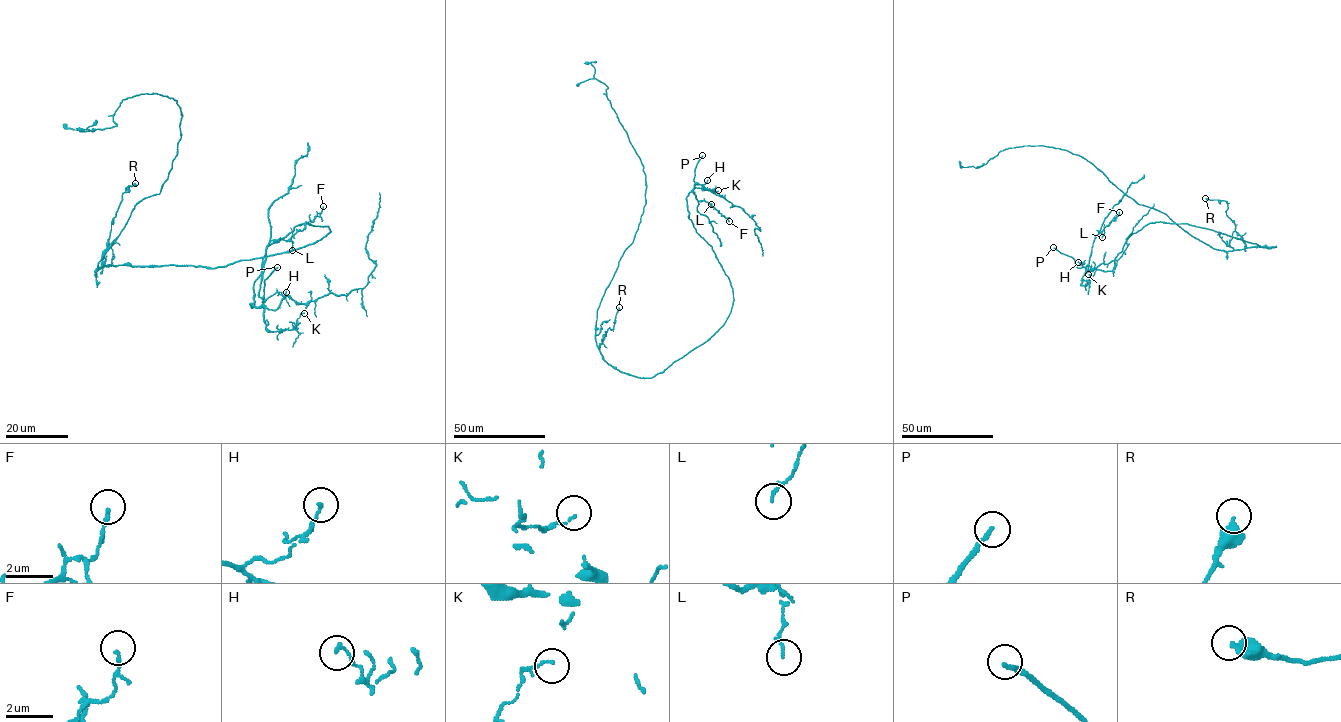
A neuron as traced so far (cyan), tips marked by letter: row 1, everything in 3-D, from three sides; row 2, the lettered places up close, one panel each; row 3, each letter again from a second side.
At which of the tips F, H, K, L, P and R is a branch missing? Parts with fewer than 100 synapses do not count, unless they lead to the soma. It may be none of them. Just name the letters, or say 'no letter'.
P

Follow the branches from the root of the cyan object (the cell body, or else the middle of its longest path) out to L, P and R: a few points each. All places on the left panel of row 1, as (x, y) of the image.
L: (186, 265), (289, 252), (327, 226), (267, 247), (260, 307), (266, 245), (291, 236), (292, 250)
P: (186, 265), (289, 252), (329, 228), (302, 223), (267, 247), (252, 307), (263, 304), (264, 281), (277, 267)
R: (186, 265), (101, 266), (111, 222), (122, 194), (127, 187), (135, 183)

